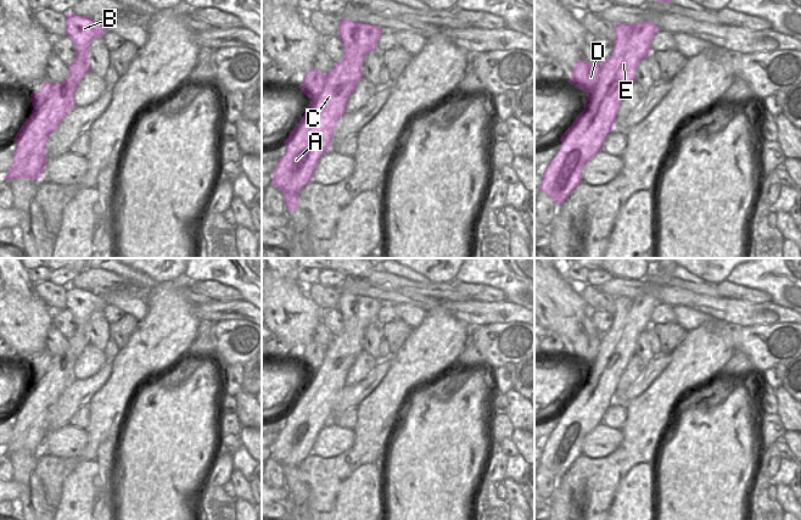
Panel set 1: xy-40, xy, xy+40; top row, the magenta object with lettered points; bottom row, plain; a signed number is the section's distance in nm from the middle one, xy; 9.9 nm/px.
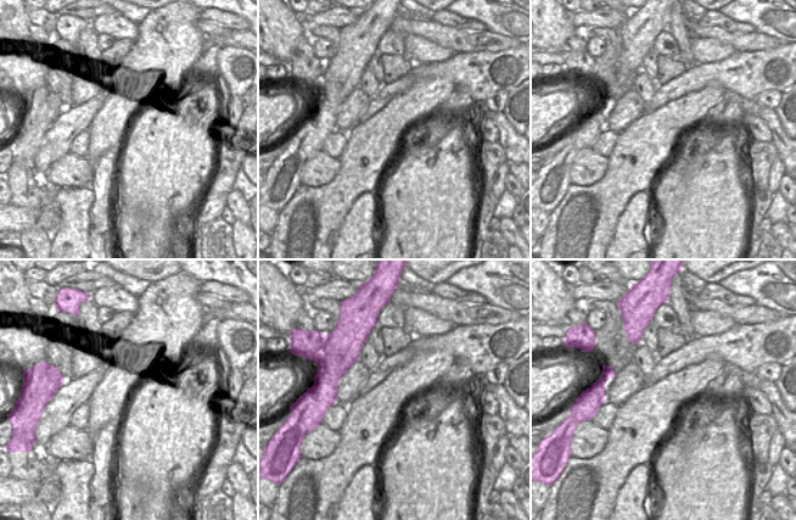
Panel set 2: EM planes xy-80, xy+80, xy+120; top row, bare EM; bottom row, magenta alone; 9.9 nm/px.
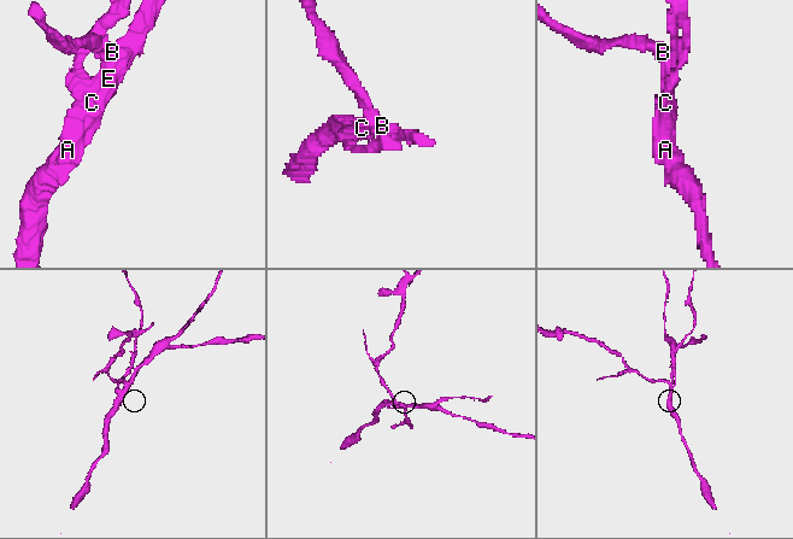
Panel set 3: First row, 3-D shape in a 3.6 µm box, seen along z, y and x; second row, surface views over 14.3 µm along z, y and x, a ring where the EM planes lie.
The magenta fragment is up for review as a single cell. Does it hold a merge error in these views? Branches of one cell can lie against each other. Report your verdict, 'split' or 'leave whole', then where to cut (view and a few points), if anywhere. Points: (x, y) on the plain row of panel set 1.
split; cut in xy+40 along (601, 337), (598, 356), (587, 365)

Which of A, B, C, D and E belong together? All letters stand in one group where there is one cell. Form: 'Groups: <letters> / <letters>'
Groups: A B C E / D

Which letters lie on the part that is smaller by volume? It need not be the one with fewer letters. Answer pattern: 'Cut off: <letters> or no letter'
Cut off: D

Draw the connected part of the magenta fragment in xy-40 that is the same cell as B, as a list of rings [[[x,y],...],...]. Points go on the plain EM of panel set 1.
[[[66,286],[66,308],[74,315],[75,331],[68,337],[68,350],[62,356],[44,354],[40,364],[30,367],[33,382],[13,412],[15,427],[4,452],[43,449],[49,408],[74,380],[75,362],[89,345],[89,319],[106,304],[105,298],[93,291]]]

